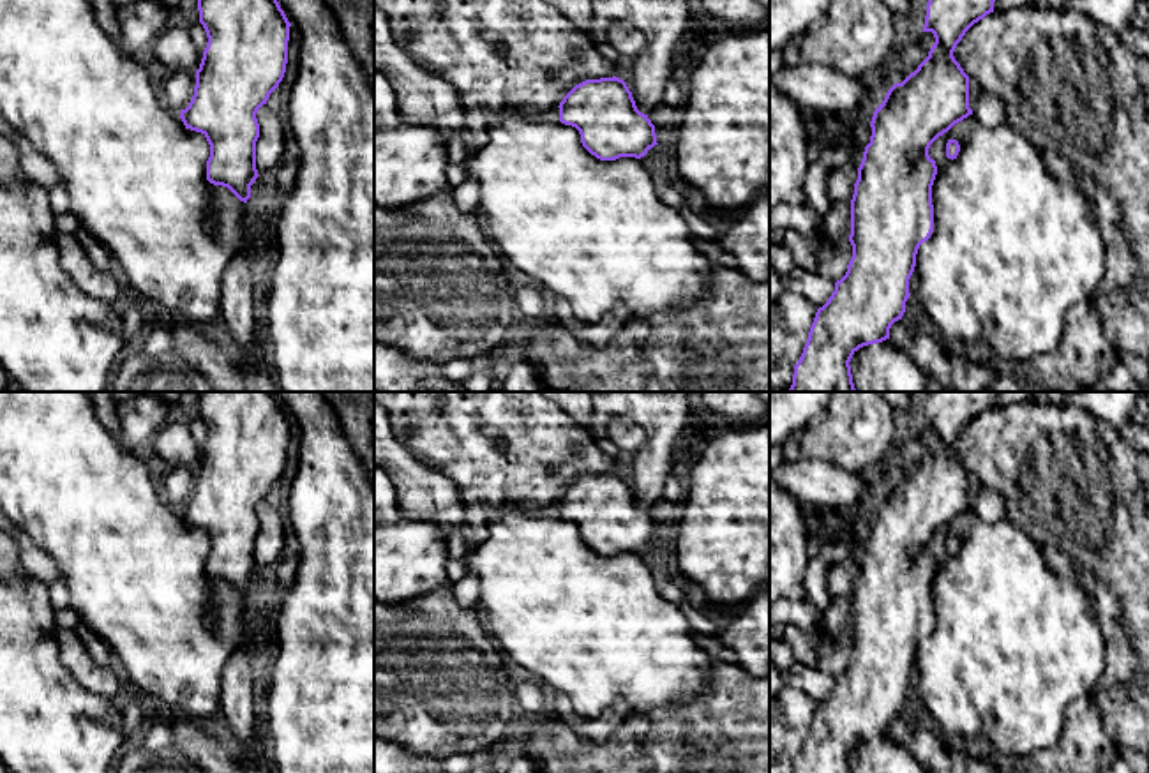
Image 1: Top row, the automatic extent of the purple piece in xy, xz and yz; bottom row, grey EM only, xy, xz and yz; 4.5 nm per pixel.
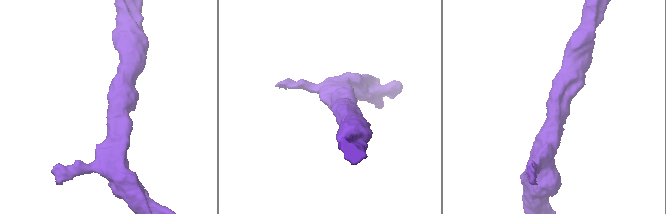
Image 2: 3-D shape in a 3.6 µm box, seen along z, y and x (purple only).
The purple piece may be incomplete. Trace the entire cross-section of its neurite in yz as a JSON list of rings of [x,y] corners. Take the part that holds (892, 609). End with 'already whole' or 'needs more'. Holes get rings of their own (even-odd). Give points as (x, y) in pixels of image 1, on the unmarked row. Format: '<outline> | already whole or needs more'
[[[928,394],[921,427],[932,427],[935,438],[918,464],[902,478],[895,478],[874,507],[870,538],[865,542],[851,595],[852,653],[828,697],[815,708],[792,773],[852,773],[852,750],[863,741],[890,734],[891,720],[902,715],[918,644],[934,627],[932,581],[937,561],[928,544],[955,519],[973,510],[969,471],[953,447],[974,418],[994,408],[995,394]]] | already whole

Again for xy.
[[[199,392],[199,418],[208,438],[196,466],[192,496],[180,507],[185,524],[201,528],[210,540],[207,575],[228,582],[240,597],[251,593],[259,533],[258,505],[284,473],[289,422],[277,392]]] | already whole

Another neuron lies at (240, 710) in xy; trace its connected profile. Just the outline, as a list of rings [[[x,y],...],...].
[[[237,649],[224,667],[221,679],[221,724],[229,736],[238,741],[237,748],[242,752],[247,773],[275,773],[270,757],[258,747],[258,725],[261,717],[261,704],[258,695],[259,658],[251,651]]]

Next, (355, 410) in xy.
[[[323,392],[374,482],[374,392]]]

